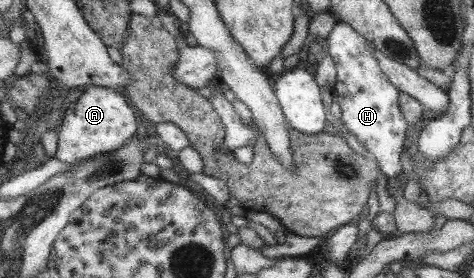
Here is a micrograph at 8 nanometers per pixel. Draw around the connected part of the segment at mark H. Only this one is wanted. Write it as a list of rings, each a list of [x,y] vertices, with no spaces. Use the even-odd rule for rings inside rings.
[[[339,22],[326,36],[322,46],[323,52],[327,52],[334,62],[336,84],[333,95],[334,101],[340,106],[340,119],[344,127],[379,164],[379,171],[386,178],[392,178],[401,172],[398,156],[402,150],[408,122],[401,114],[400,101],[397,99],[400,92],[381,71],[377,60],[374,60],[370,45],[350,26]]]

